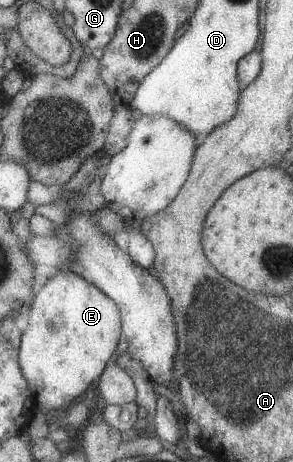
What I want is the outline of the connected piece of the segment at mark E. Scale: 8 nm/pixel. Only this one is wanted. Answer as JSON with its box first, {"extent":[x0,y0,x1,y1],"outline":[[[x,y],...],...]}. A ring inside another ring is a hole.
{"extent":[18,269,120,412],"outline":[[[58,269],[46,278],[45,284],[31,299],[26,327],[20,335],[18,365],[32,392],[34,405],[46,412],[65,408],[71,401],[83,394],[89,385],[97,382],[107,360],[116,353],[120,337],[120,314],[117,305],[106,294],[81,276]]]}

